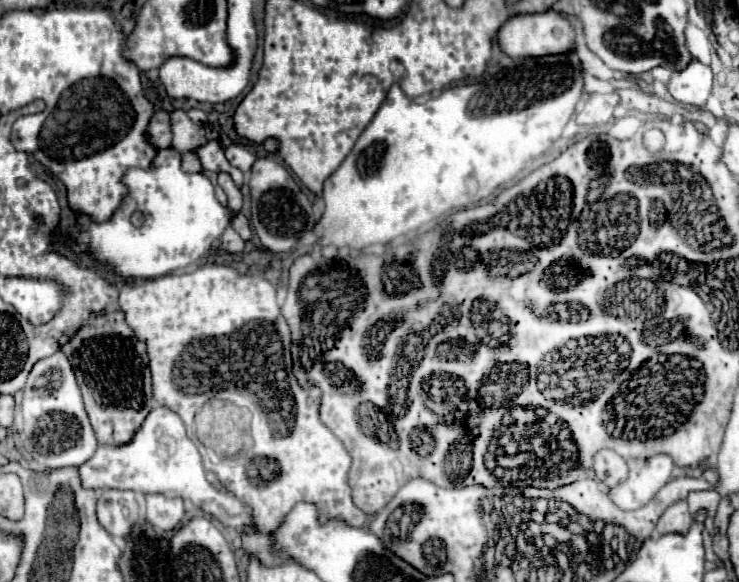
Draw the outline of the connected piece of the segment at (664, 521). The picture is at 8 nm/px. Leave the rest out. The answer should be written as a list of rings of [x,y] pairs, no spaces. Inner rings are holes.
[[[681,499],[673,505],[669,505],[665,509],[665,513],[659,517],[657,521],[657,533],[663,535],[663,533],[671,533],[671,531],[679,531],[679,533],[685,533],[687,527],[691,523],[691,513],[687,509],[687,503]]]

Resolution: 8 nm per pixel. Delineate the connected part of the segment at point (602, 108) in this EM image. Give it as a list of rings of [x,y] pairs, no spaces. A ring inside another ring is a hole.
[[[593,93],[585,107],[577,113],[577,123],[591,127],[605,125],[613,119],[613,109],[617,103],[619,103],[617,93]]]

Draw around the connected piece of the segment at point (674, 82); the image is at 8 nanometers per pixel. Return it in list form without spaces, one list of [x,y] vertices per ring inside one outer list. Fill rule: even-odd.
[[[691,59],[685,69],[675,71],[667,83],[671,97],[683,105],[703,107],[711,95],[713,73],[709,65],[703,65],[699,59]]]

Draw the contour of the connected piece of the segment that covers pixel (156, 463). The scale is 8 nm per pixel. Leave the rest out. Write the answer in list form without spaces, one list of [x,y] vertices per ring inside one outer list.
[[[155,407],[145,417],[143,425],[135,431],[129,443],[117,447],[101,445],[95,451],[95,455],[79,467],[79,475],[83,487],[87,489],[111,487],[111,489],[131,489],[139,493],[161,493],[167,497],[181,497],[189,499],[193,505],[201,507],[205,513],[213,515],[225,527],[231,527],[239,535],[257,531],[251,507],[241,503],[235,495],[219,491],[205,479],[205,469],[197,447],[185,435],[181,417],[167,407]]]

